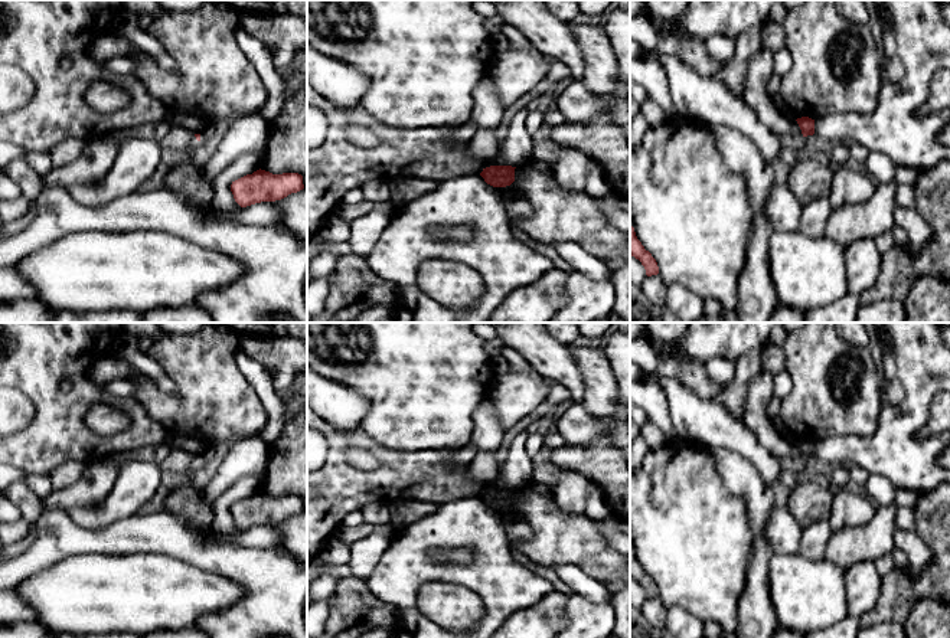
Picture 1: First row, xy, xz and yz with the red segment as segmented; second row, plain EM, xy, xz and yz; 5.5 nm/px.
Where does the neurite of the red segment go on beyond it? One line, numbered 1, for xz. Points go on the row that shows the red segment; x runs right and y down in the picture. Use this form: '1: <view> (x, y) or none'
1: none

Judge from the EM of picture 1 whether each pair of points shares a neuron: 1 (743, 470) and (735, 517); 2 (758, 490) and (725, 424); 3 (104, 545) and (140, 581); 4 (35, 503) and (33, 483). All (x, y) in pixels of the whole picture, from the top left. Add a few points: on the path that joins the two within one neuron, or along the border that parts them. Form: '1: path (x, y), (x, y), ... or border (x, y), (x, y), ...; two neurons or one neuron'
1: border (717, 471), (722, 483), (744, 501), (751, 529); two neurons
2: border (709, 448), (738, 452), (764, 483); two neurons
3: border (147, 552), (80, 555); two neurons
4: border (23, 481), (43, 499); two neurons

